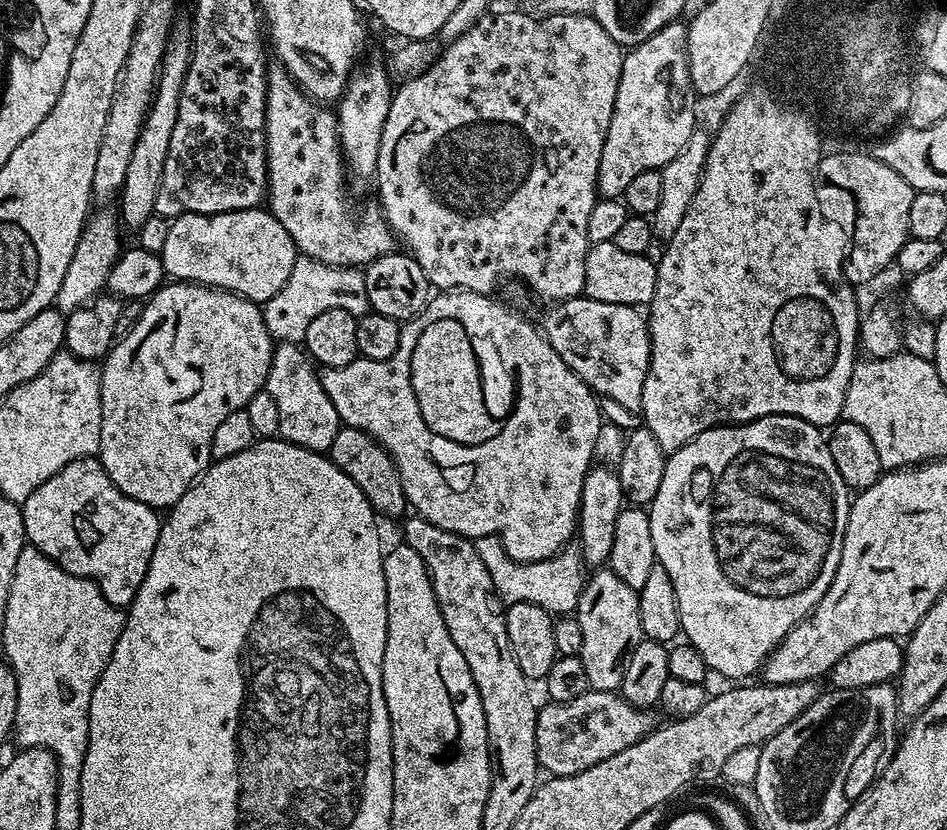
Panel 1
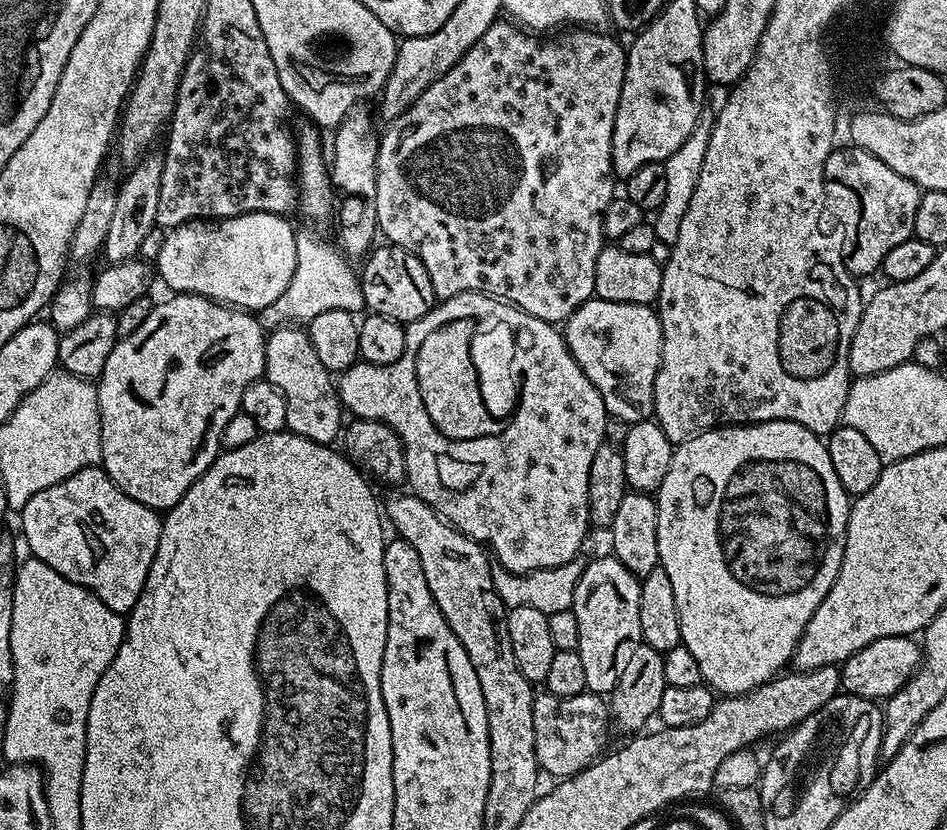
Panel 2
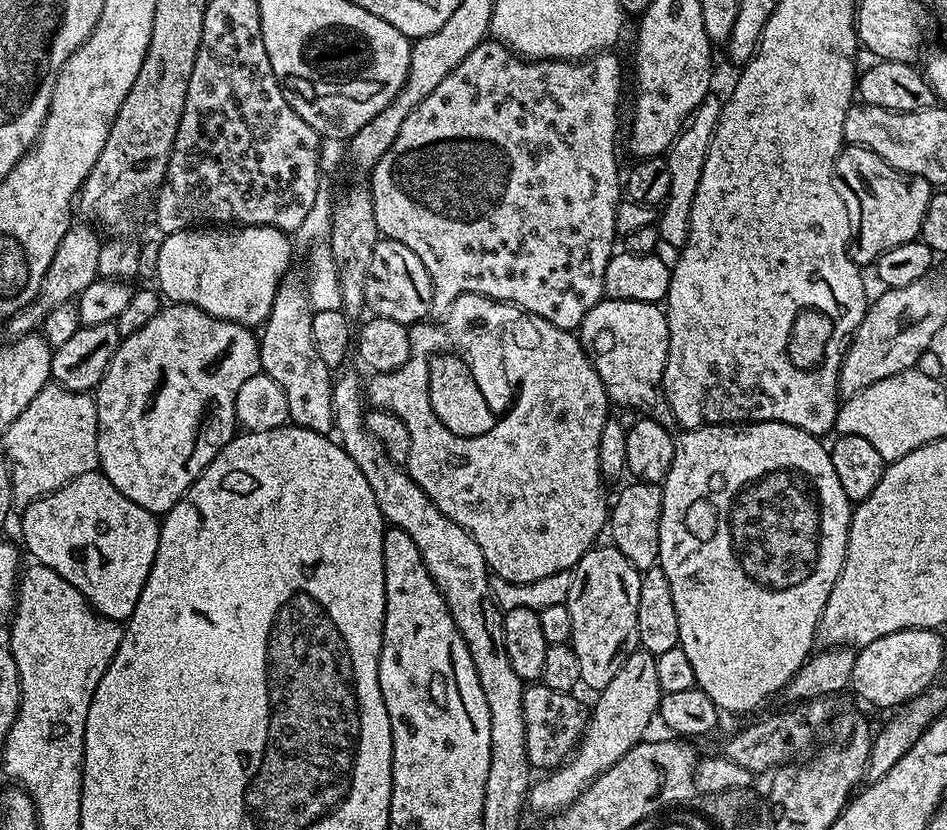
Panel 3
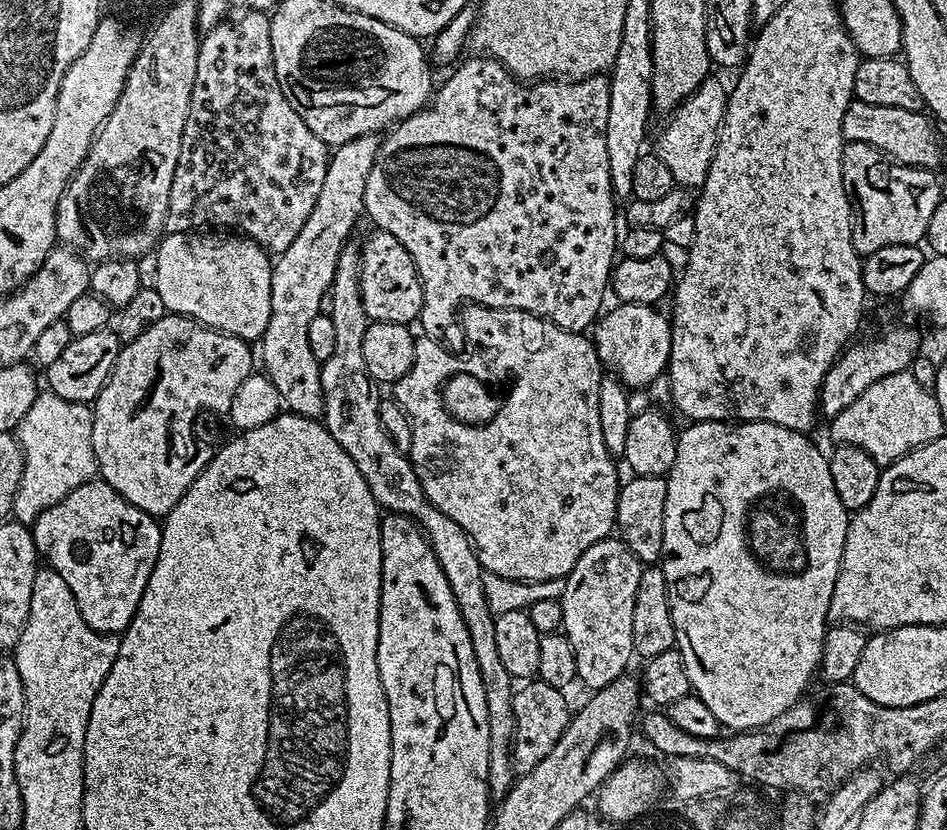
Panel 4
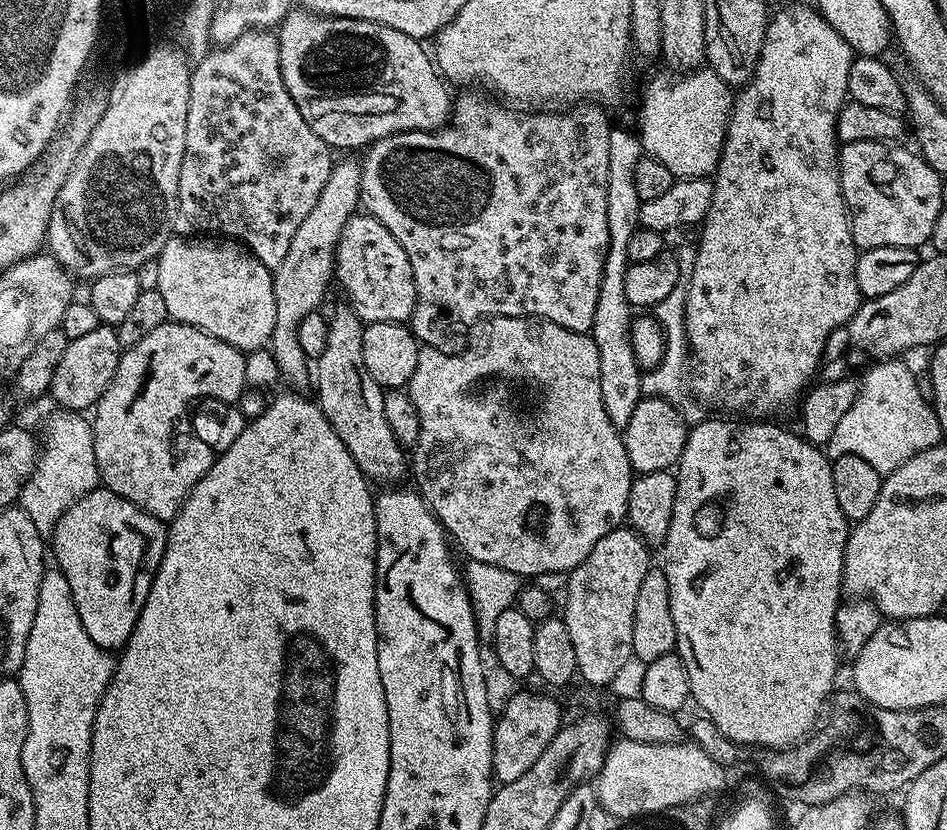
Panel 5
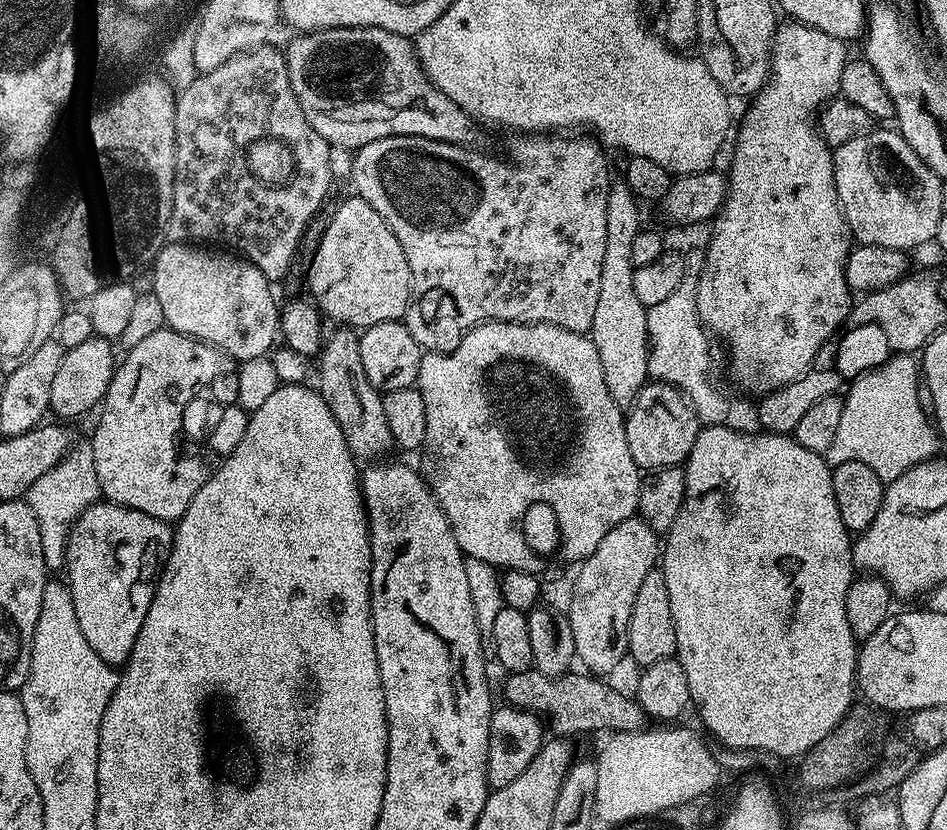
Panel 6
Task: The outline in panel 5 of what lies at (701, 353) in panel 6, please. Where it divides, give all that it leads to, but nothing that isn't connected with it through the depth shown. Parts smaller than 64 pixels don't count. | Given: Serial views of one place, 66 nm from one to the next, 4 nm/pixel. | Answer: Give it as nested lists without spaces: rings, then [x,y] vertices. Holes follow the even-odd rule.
[[[683,283],[676,284],[662,302],[654,309],[654,318],[664,331],[664,356],[654,368],[649,368],[641,375],[640,391],[644,396],[660,396],[691,426],[700,424],[706,418],[705,405],[699,403],[692,394],[691,387],[686,383],[686,341],[684,339],[684,303],[686,302],[687,287]]]

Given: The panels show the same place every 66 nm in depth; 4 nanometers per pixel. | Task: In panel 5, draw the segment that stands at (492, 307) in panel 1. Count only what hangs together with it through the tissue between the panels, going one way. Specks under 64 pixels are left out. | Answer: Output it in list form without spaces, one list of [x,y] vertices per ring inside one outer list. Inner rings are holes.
[[[496,316],[496,326],[492,328],[490,321],[485,318],[480,323],[480,330],[470,330],[468,337],[468,349],[465,350],[464,356],[451,356],[448,350],[444,348],[421,347],[418,354],[418,366],[414,366],[414,378],[410,378],[410,382],[406,386],[408,396],[414,402],[414,410],[418,410],[418,422],[420,423],[420,433],[418,434],[418,442],[414,445],[413,454],[410,456],[410,472],[416,475],[415,487],[421,496],[428,503],[440,524],[443,526],[445,533],[454,541],[455,547],[465,552],[468,560],[477,560],[478,562],[490,562],[490,566],[502,566],[502,570],[510,570],[510,574],[518,574],[522,578],[539,578],[550,574],[551,572],[571,573],[573,568],[577,568],[581,562],[588,557],[594,550],[594,546],[598,546],[598,542],[602,538],[606,538],[606,534],[610,534],[615,528],[621,527],[625,523],[628,515],[628,503],[630,502],[630,486],[634,479],[632,463],[626,454],[626,446],[624,445],[624,437],[616,427],[610,422],[610,417],[606,415],[606,406],[602,406],[602,386],[600,385],[600,359],[598,358],[598,346],[592,341],[591,335],[587,332],[575,332],[574,330],[566,330],[562,326],[558,326],[549,320],[537,320],[534,316]],[[537,504],[538,507],[544,508],[544,529],[540,533],[531,532],[530,529],[524,528],[524,515]]]

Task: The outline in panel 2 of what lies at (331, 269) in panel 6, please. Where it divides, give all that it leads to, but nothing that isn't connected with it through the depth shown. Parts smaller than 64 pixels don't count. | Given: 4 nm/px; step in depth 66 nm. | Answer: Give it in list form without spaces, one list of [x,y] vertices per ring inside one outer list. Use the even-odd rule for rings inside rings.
[[[395,246],[380,247],[373,247],[370,255],[363,261],[364,272],[362,270],[362,275],[359,277],[367,311],[377,316],[394,318],[405,326],[410,325],[425,316],[437,303],[434,290],[430,286],[430,274],[426,274],[426,266],[422,266],[422,262],[414,253]]]

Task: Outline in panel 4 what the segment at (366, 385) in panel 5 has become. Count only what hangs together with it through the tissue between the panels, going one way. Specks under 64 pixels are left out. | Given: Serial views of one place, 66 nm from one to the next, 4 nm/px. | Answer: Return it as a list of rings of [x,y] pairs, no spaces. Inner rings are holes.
[[[348,242],[338,254],[338,266],[334,270],[334,278],[326,297],[327,307],[332,307],[330,315],[334,322],[334,354],[330,354],[330,358],[323,360],[320,366],[324,395],[322,423],[330,430],[334,442],[338,442],[338,446],[342,446],[342,450],[346,450],[350,458],[354,458],[354,466],[358,466],[362,478],[366,478],[366,486],[370,486],[370,494],[374,494],[381,509],[400,512],[419,524],[438,558],[438,564],[442,566],[442,574],[446,574],[446,582],[450,582],[450,590],[454,590],[462,622],[466,622],[466,630],[474,646],[474,658],[478,662],[486,694],[486,710],[490,722],[488,791],[491,799],[499,802],[504,799],[514,783],[512,770],[514,681],[506,666],[502,666],[502,658],[498,658],[497,615],[490,610],[490,602],[486,600],[484,589],[486,573],[478,562],[476,547],[470,537],[464,533],[462,526],[458,526],[458,522],[446,518],[446,514],[442,514],[442,510],[438,510],[426,498],[418,482],[418,474],[414,474],[411,459],[400,452],[398,446],[394,446],[390,434],[386,434],[382,426],[381,389],[366,370],[366,358],[362,354],[362,338],[366,338],[370,321],[366,314],[366,306],[362,302],[361,278],[361,245]]]

